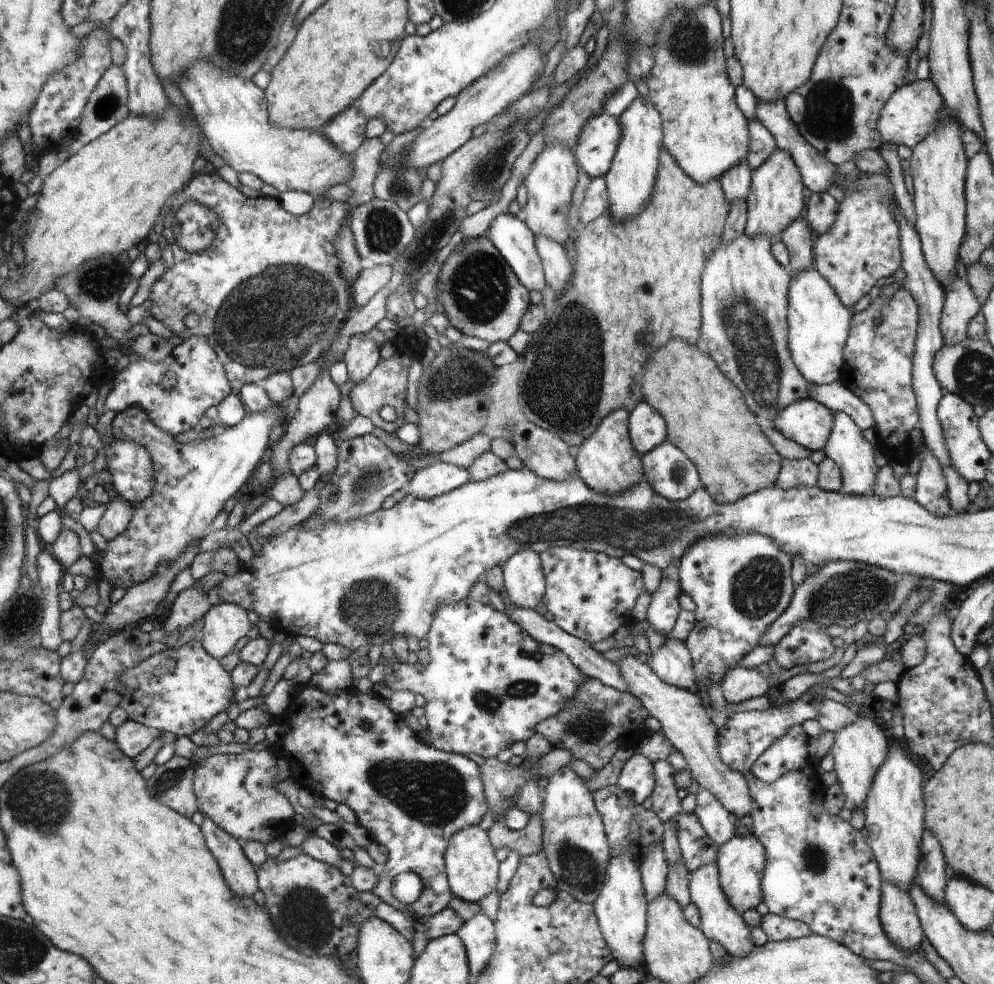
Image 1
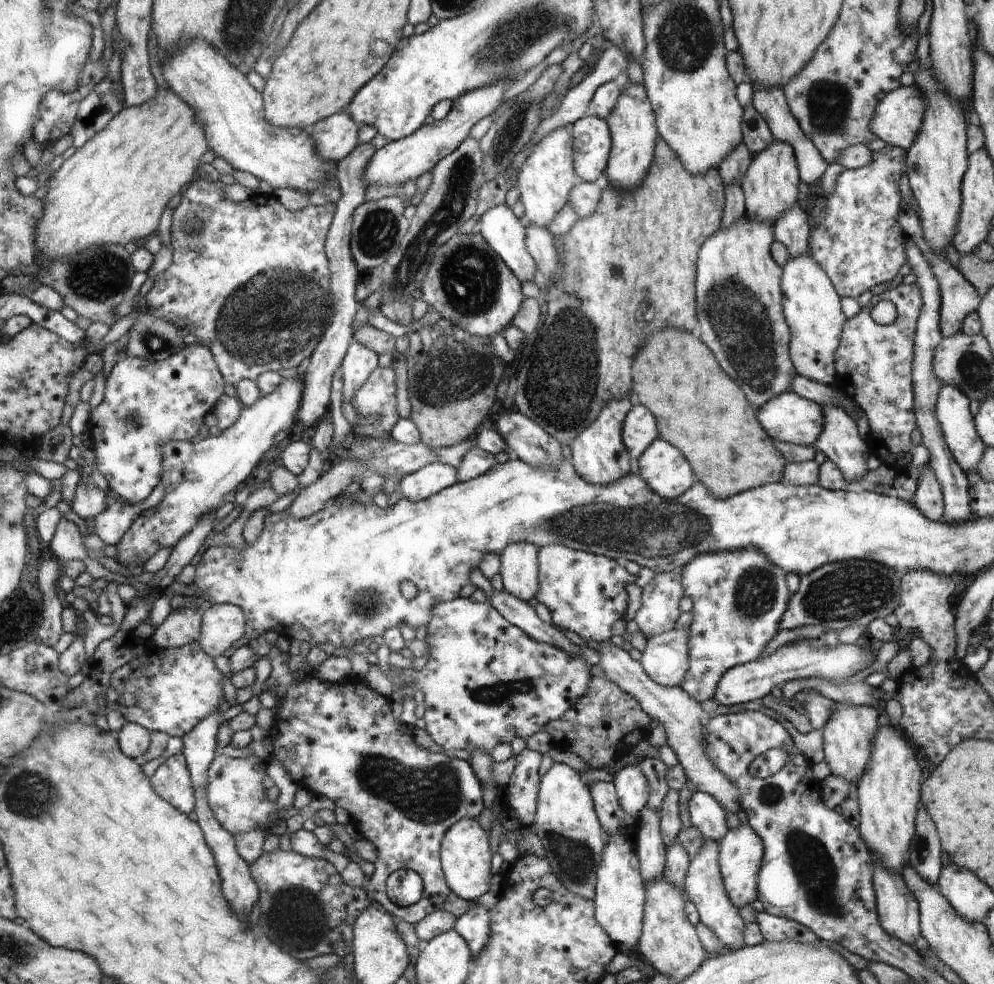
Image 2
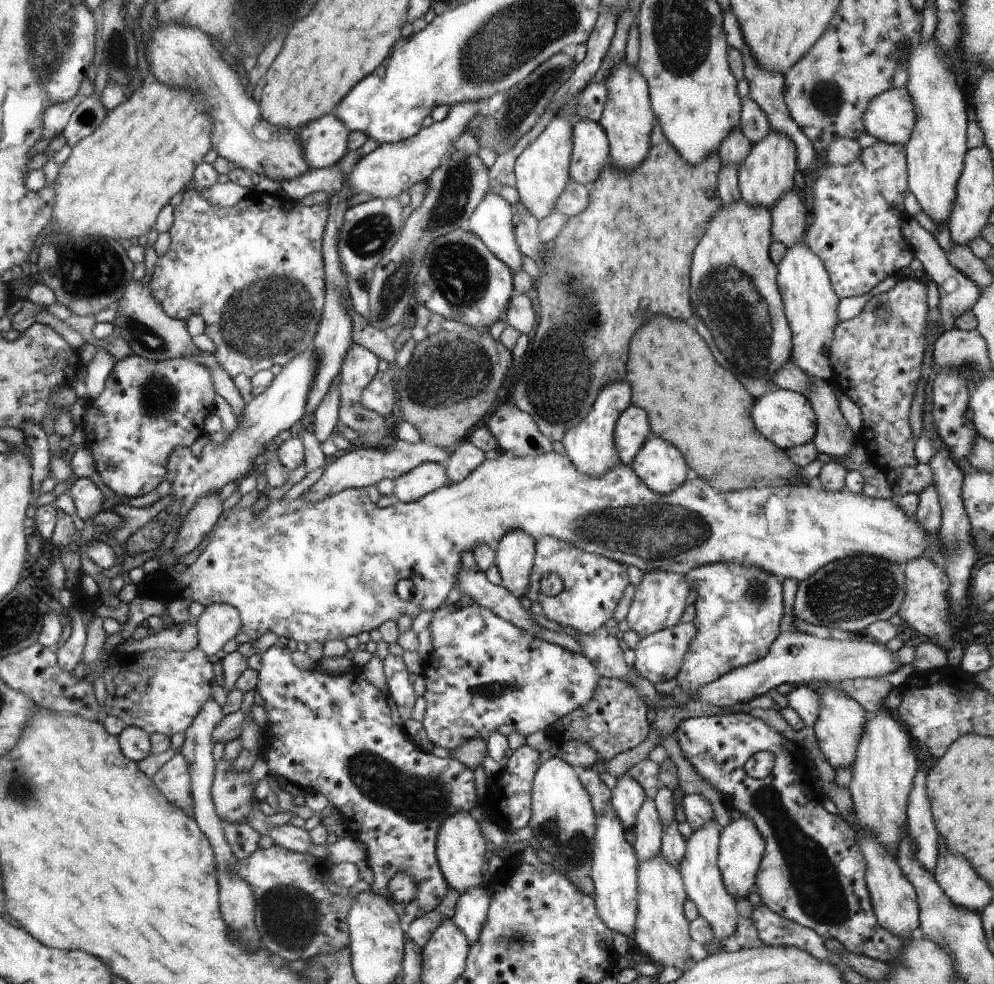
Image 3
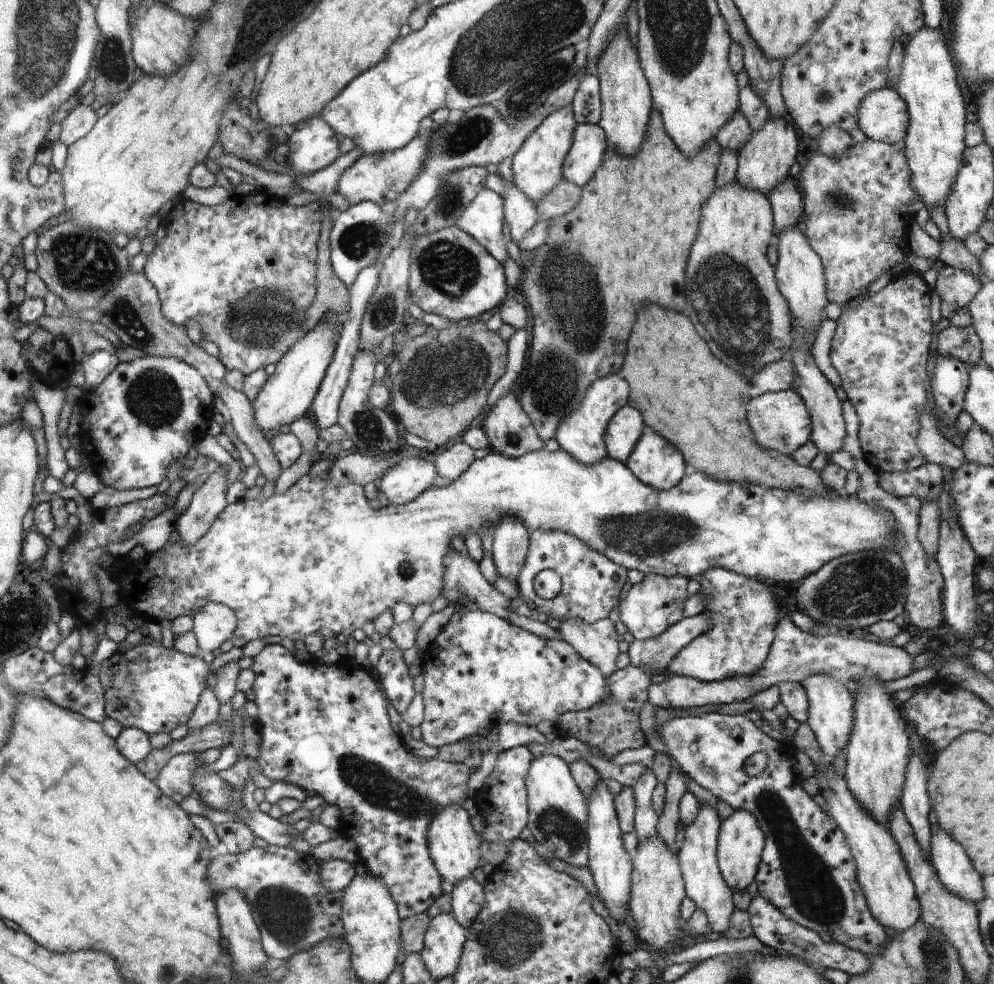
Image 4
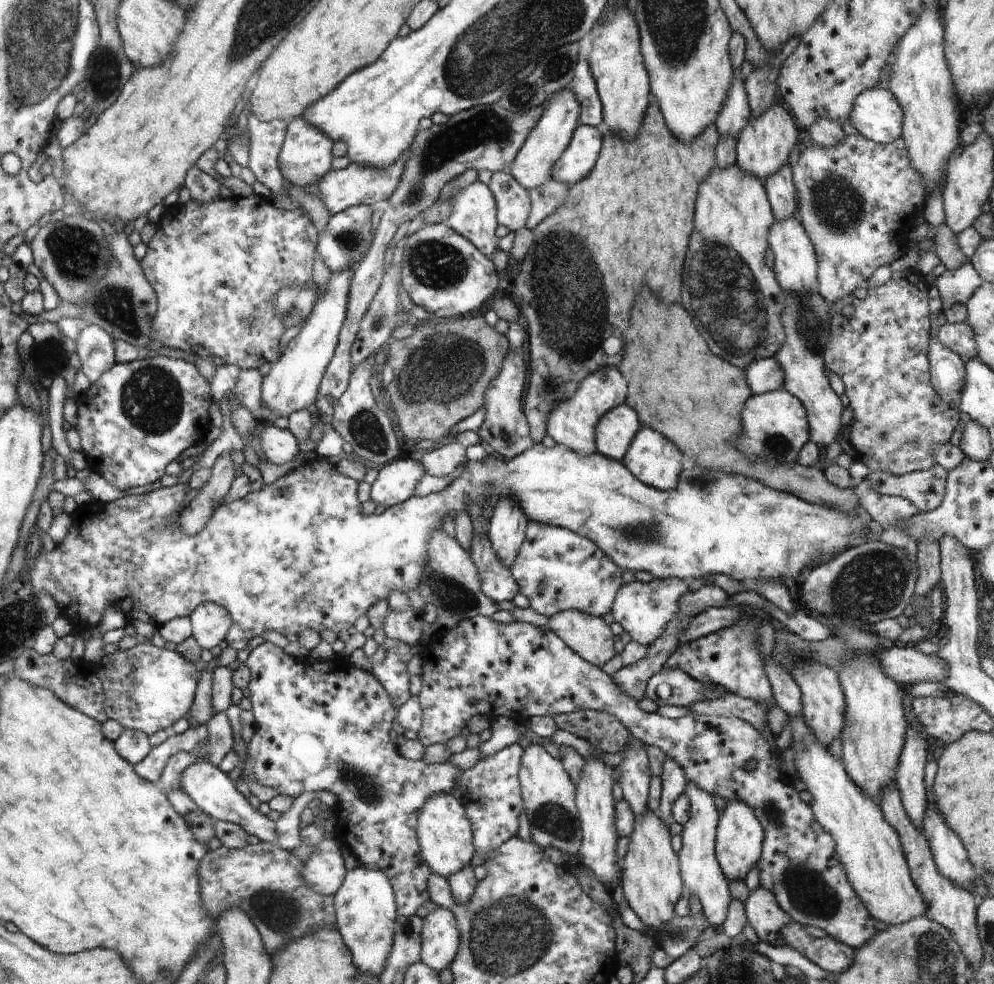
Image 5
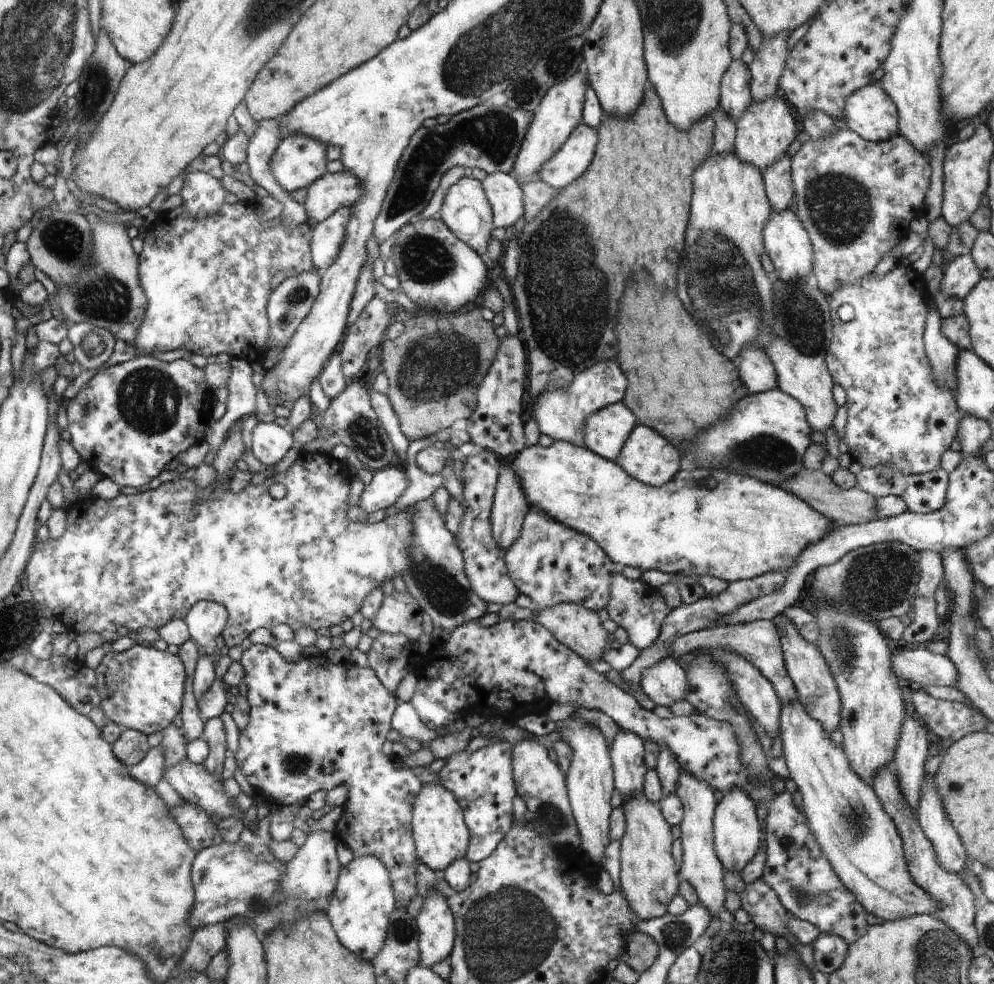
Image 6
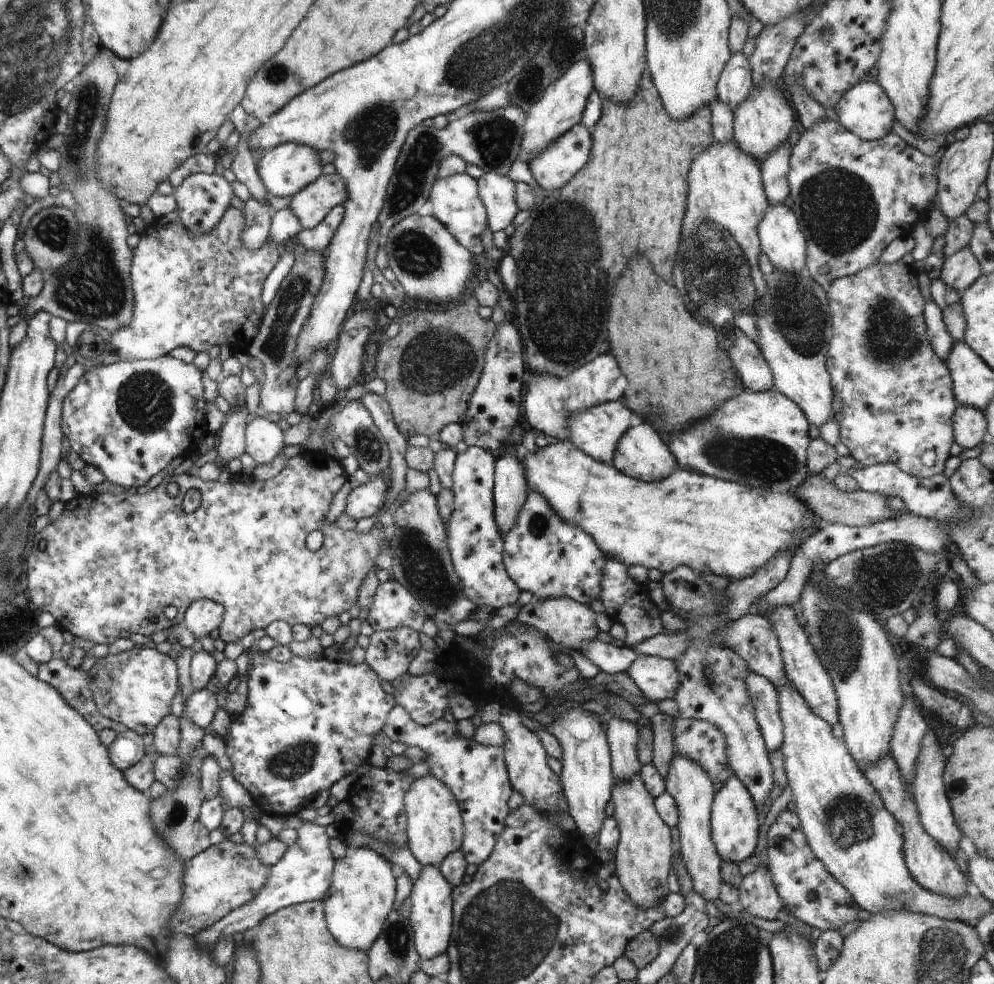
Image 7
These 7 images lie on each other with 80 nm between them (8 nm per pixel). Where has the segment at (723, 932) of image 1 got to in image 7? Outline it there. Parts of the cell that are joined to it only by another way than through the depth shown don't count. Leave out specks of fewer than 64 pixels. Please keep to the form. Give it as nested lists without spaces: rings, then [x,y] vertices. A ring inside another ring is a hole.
[[[677,752],[670,766],[667,777],[664,779],[665,792],[670,793],[670,796],[677,801],[680,812],[680,822],[677,826],[680,831],[681,860],[693,882],[693,890],[706,902],[712,902],[719,898],[721,882],[724,880],[721,876],[724,862],[712,839],[714,784],[705,769],[700,768],[692,759],[678,755]]]

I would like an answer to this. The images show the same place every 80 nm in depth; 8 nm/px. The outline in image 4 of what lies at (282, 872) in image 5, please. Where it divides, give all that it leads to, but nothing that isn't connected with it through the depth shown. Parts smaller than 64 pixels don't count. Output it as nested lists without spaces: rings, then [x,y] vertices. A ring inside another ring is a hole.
[[[268,845],[252,847],[245,853],[230,853],[212,858],[209,864],[209,881],[216,893],[226,890],[243,892],[252,906],[253,916],[261,931],[261,943],[270,958],[291,959],[294,954],[306,952],[324,939],[344,939],[344,922],[341,920],[342,891],[329,891],[321,882],[320,861],[312,855],[290,847]]]

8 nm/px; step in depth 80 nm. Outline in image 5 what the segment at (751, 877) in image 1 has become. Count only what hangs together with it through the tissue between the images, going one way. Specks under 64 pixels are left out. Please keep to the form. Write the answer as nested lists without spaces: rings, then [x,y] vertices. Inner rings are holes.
[[[730,801],[721,814],[721,822],[717,824],[717,861],[721,865],[722,872],[729,881],[744,881],[744,876],[750,869],[760,864],[760,852],[763,852],[761,821],[757,819],[753,808],[743,801]]]

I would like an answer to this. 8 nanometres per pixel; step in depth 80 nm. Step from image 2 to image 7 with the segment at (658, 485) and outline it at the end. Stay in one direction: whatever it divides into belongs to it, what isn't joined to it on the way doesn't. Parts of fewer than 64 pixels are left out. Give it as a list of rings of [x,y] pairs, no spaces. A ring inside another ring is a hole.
[[[648,422],[629,428],[619,443],[613,464],[619,471],[626,473],[627,477],[634,477],[646,483],[659,482],[678,469],[678,460],[670,450],[667,440]]]

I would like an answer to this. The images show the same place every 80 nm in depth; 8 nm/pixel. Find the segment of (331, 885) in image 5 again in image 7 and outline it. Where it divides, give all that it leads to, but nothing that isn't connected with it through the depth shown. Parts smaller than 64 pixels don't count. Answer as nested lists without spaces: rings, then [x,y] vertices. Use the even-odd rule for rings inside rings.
[[[305,822],[297,830],[297,841],[282,855],[282,858],[271,866],[269,880],[264,890],[255,899],[245,905],[230,911],[224,919],[214,923],[204,931],[200,931],[195,940],[203,947],[204,953],[210,954],[216,941],[221,936],[236,934],[236,932],[251,931],[261,921],[277,910],[310,901],[322,901],[329,893],[336,859],[330,852],[330,836],[325,827]]]

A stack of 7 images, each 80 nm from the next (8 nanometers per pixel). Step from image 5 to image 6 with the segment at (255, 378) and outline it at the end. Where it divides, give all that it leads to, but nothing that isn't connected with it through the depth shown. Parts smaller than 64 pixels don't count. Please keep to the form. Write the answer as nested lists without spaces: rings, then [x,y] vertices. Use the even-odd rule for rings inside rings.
[[[236,357],[230,360],[231,375],[227,384],[227,409],[221,420],[215,421],[213,427],[208,428],[206,442],[210,446],[218,446],[227,438],[233,426],[246,419],[250,414],[258,412],[256,394],[258,394],[257,384],[252,381],[252,371],[250,364],[244,359]]]

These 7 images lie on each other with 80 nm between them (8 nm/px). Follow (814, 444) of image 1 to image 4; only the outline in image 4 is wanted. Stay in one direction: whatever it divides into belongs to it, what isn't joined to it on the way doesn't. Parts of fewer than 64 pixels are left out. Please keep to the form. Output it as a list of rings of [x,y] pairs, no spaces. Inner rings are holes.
[[[794,389],[754,394],[748,404],[748,421],[757,443],[765,449],[791,457],[793,452],[811,440],[812,427],[808,409]]]

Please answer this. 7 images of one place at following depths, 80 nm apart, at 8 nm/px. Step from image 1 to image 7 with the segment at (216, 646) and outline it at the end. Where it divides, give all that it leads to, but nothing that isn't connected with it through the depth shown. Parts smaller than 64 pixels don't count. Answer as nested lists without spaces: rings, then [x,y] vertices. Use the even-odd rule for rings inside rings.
[[[200,599],[185,612],[182,625],[199,640],[220,626],[224,612],[223,604],[210,599]]]

